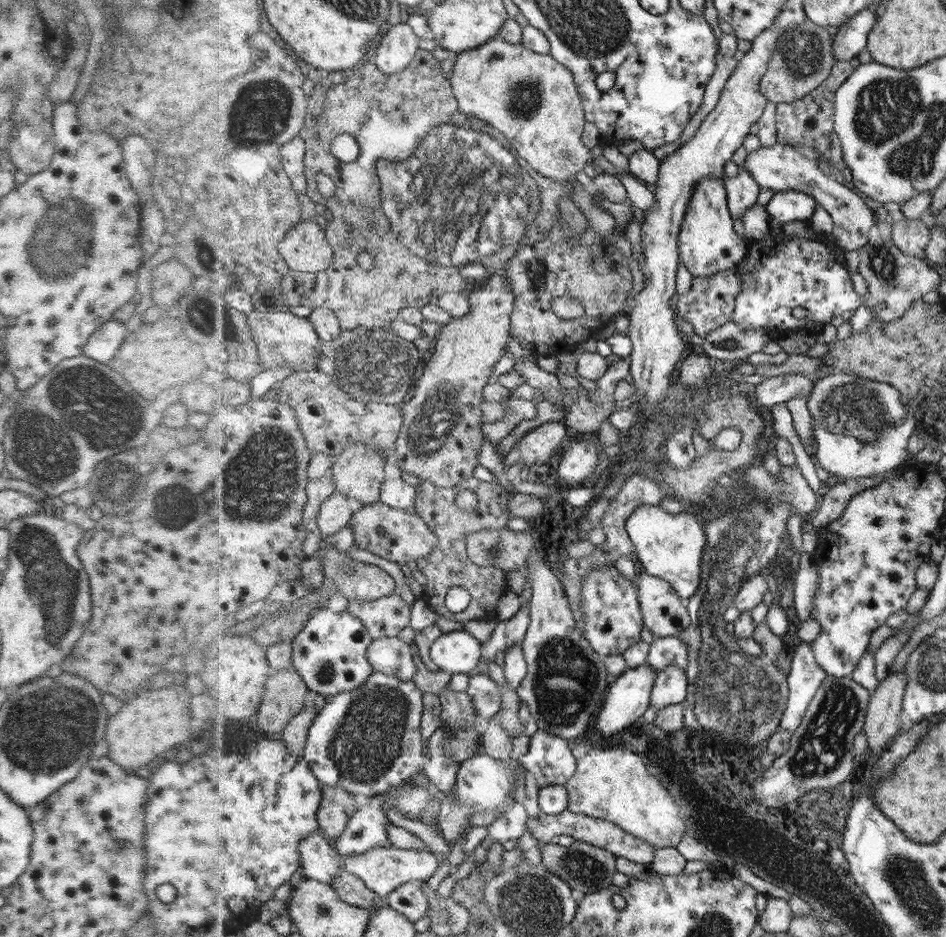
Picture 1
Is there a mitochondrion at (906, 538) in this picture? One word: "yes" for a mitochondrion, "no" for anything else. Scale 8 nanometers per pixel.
no

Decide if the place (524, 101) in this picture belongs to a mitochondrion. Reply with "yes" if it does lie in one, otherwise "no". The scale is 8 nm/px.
yes

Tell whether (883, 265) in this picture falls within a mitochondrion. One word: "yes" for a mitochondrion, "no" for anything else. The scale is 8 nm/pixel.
yes

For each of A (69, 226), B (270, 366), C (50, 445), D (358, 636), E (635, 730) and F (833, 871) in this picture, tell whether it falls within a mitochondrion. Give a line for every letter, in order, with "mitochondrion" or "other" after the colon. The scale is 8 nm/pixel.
A: mitochondrion
B: other
C: mitochondrion
D: other
E: other
F: other

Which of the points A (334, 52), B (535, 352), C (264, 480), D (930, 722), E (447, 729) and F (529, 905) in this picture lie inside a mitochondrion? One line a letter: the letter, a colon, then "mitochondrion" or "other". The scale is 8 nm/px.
A: other
B: other
C: mitochondrion
D: other
E: other
F: mitochondrion

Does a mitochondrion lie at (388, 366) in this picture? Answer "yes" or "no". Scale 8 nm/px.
yes

